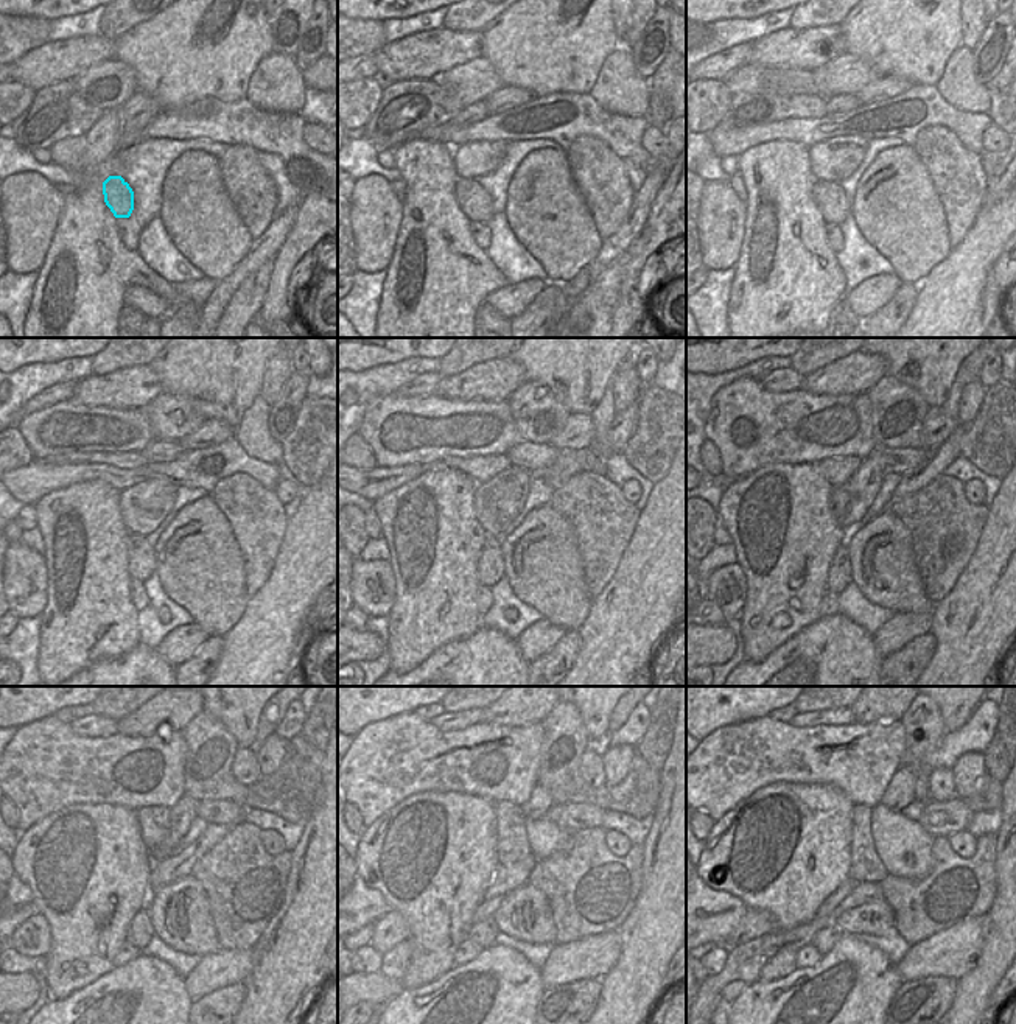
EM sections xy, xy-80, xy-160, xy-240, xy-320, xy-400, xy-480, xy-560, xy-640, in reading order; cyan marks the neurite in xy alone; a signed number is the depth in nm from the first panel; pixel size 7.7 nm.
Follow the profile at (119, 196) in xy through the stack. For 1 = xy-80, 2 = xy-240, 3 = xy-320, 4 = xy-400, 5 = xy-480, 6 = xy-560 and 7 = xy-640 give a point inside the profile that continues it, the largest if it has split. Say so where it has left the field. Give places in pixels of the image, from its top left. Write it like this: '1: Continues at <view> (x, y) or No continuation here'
1: Continues at xy-80 (472, 198)
2: Continues at xy-240 (140, 554)
3: Continues at xy-320 (490, 567)
4: Continues at xy-400 (839, 575)
5: Continues at xy-480 (140, 931)
6: Continues at xy-560 (483, 934)
7: Continues at xy-640 (826, 937).

